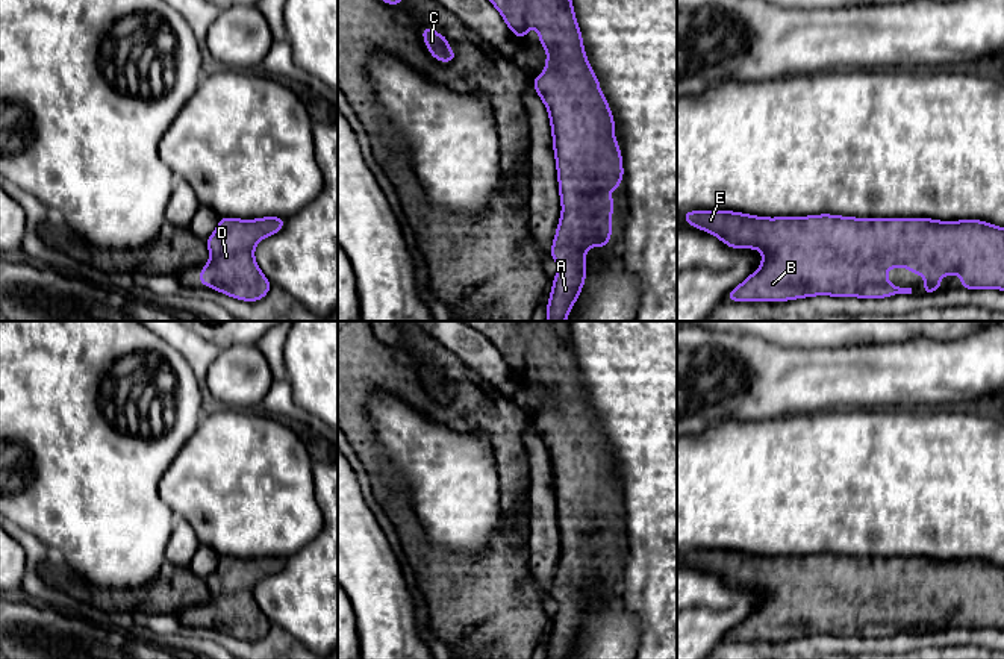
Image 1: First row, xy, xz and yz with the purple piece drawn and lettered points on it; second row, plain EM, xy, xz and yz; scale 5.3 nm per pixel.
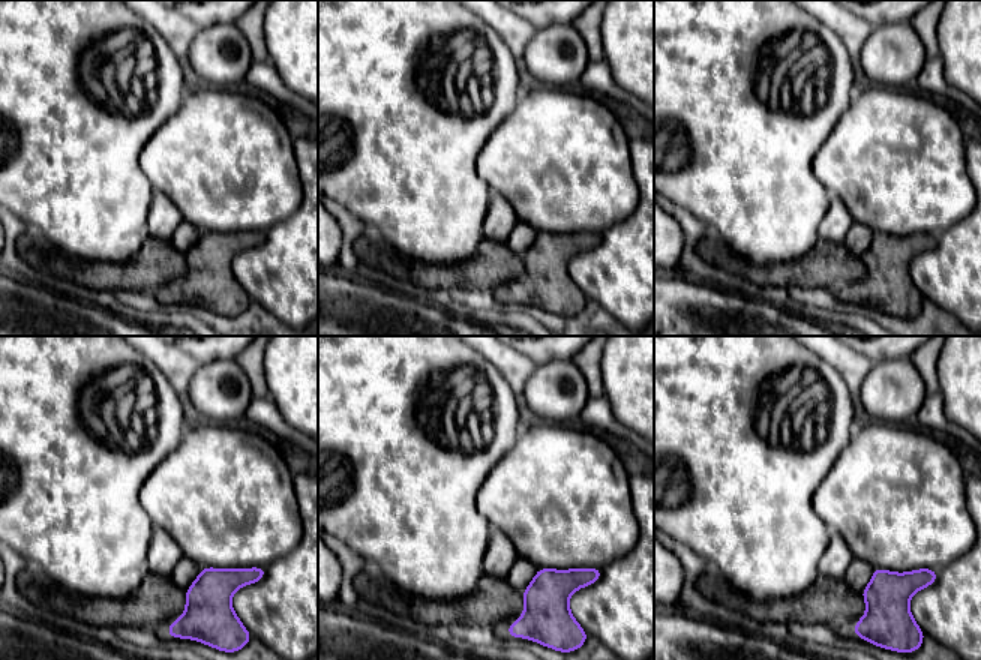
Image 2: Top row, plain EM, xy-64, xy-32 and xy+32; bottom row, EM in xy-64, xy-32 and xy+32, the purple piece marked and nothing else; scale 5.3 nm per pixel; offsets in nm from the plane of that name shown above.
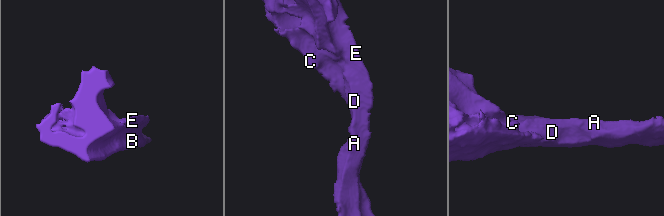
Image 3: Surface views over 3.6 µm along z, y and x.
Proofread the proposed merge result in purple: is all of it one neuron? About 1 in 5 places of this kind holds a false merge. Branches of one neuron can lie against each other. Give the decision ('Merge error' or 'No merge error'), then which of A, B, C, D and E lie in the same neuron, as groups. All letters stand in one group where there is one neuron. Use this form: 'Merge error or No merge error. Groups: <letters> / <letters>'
No merge error. Groups: A B C D E

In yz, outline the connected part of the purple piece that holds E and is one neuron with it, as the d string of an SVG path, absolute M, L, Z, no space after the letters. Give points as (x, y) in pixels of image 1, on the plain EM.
M691 550L681 553L683 561L719 577L731 588L756 588L763 591L760 607L731 629L725 641L787 641L813 635L884 638L912 633L912 627L892 626L886 609L904 606L925 615L921 633L940 630L940 615L960 614L960 627L1004 630L1004 567L981 559L937 561L931 557L853 557L839 554L778 556L766 557L731 550Z

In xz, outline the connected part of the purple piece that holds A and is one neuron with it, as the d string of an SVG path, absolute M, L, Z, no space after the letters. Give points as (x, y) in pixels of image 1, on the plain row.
M566 321L462 323L485 335L516 377L522 379L532 368L538 368L539 382L548 391L547 409L533 417L533 426L548 448L562 541L562 554L550 589L559 609L547 644L547 659L566 659L585 624L586 588L606 588L612 574L610 557L616 538L606 538L604 533L618 529L624 517L621 489L613 474L615 458L583 389Z

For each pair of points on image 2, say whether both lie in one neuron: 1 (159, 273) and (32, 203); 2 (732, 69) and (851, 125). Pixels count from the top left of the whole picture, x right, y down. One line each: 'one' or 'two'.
1: two
2: two

